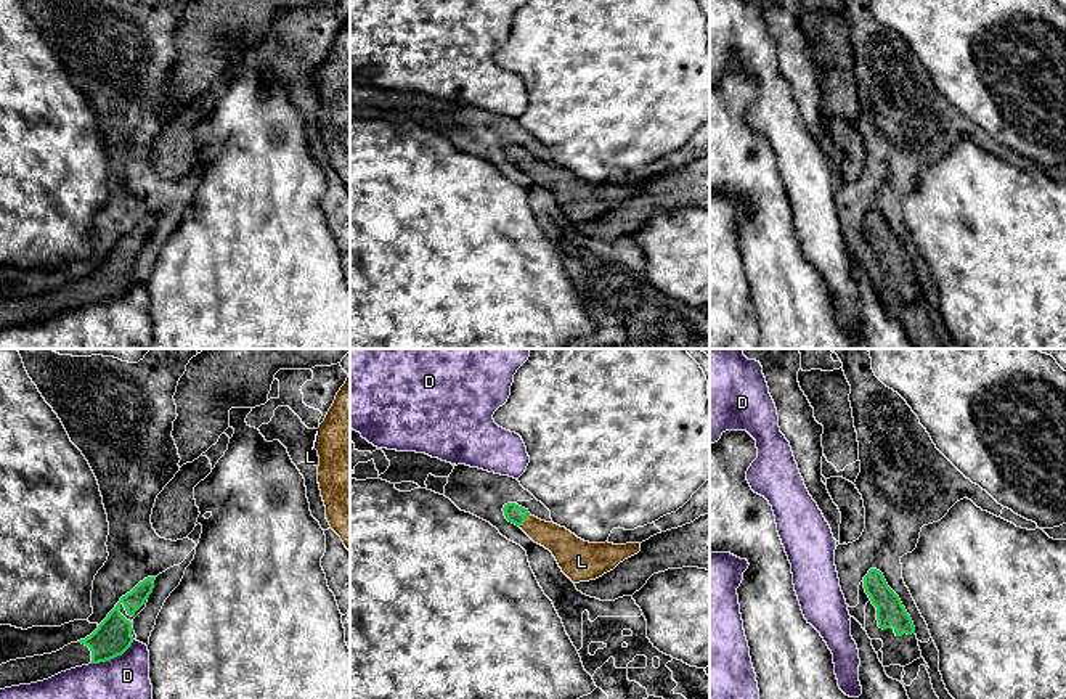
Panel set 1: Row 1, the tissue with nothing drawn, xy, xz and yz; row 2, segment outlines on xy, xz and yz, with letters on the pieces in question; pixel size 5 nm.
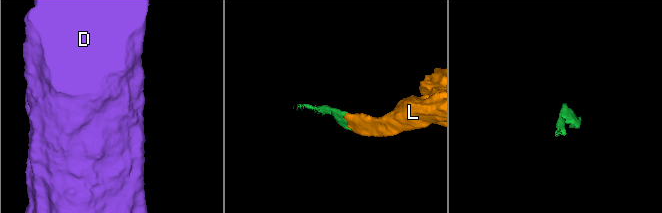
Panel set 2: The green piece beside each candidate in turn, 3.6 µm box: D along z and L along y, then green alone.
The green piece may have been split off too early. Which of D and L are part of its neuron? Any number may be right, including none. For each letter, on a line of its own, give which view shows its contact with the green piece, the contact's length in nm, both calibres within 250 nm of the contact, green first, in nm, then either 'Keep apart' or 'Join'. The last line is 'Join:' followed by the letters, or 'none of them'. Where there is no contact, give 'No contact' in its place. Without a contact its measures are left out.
D: Touches green in xy. Shared border 240 nm. Thickness 190 nm (green) against 440 nm. Keep apart
L: Touches green in xz. Shared border 90 nm. Thickness 90 nm (green) against 160 nm. Join
Join: L

